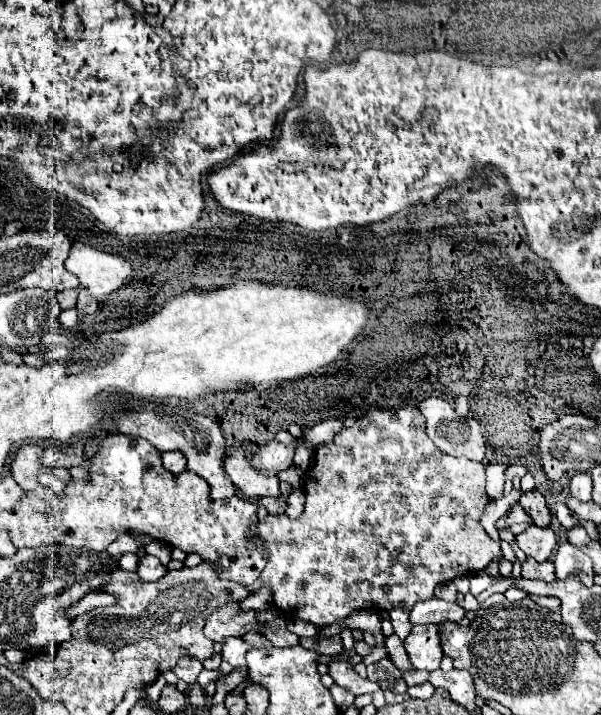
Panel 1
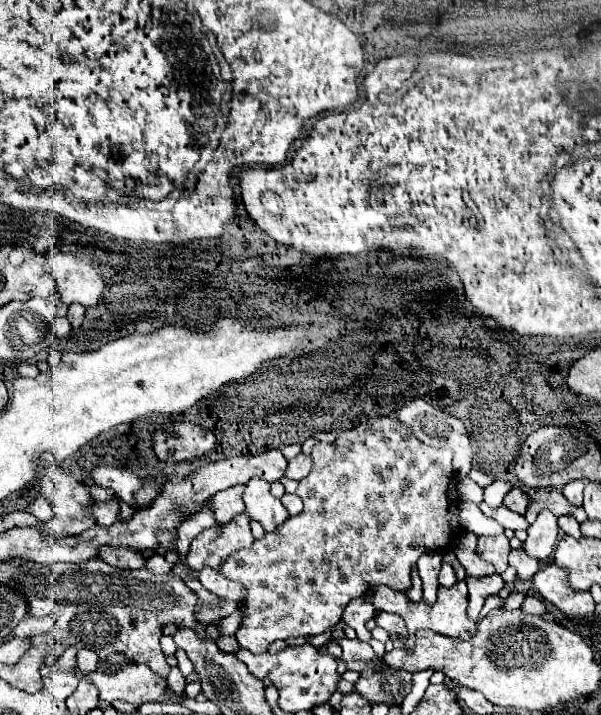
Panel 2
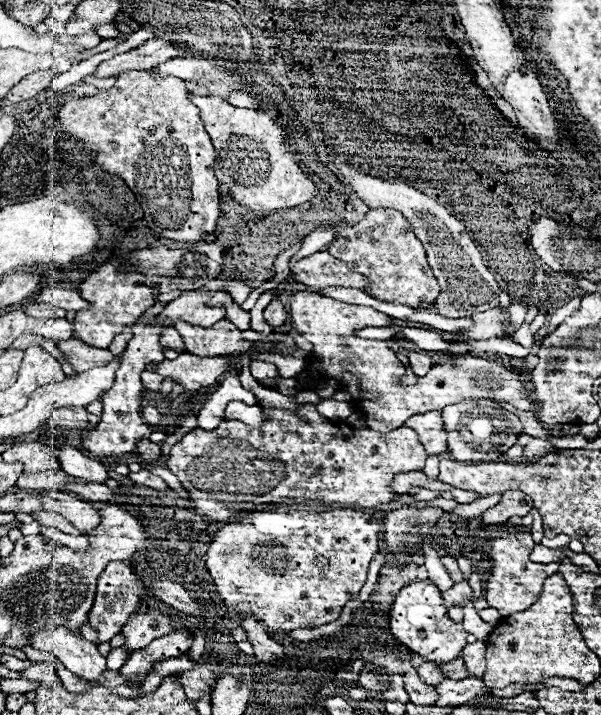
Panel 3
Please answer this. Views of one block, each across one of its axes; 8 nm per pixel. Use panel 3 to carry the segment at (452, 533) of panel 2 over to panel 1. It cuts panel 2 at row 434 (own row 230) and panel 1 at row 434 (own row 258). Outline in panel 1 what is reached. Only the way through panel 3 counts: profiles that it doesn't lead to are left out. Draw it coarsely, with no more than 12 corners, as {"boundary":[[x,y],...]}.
{"boundary":[[416,406],[316,448],[252,524],[274,606],[408,612],[502,558],[484,466]]}

